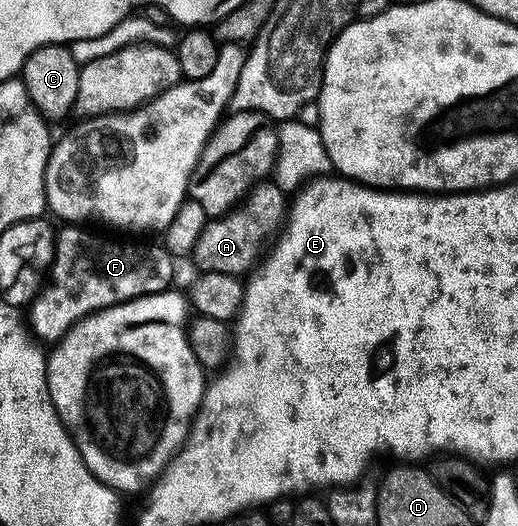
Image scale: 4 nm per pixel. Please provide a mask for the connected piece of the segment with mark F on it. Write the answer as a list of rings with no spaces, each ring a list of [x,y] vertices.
[[[80,224],[61,226],[64,227],[57,229],[54,234],[52,263],[46,281],[36,291],[26,310],[27,325],[41,343],[59,343],[84,318],[147,294],[157,294],[173,285],[174,258],[169,254],[167,245],[160,243],[159,246],[156,242],[119,242],[116,238],[91,234],[83,230],[85,227]]]

